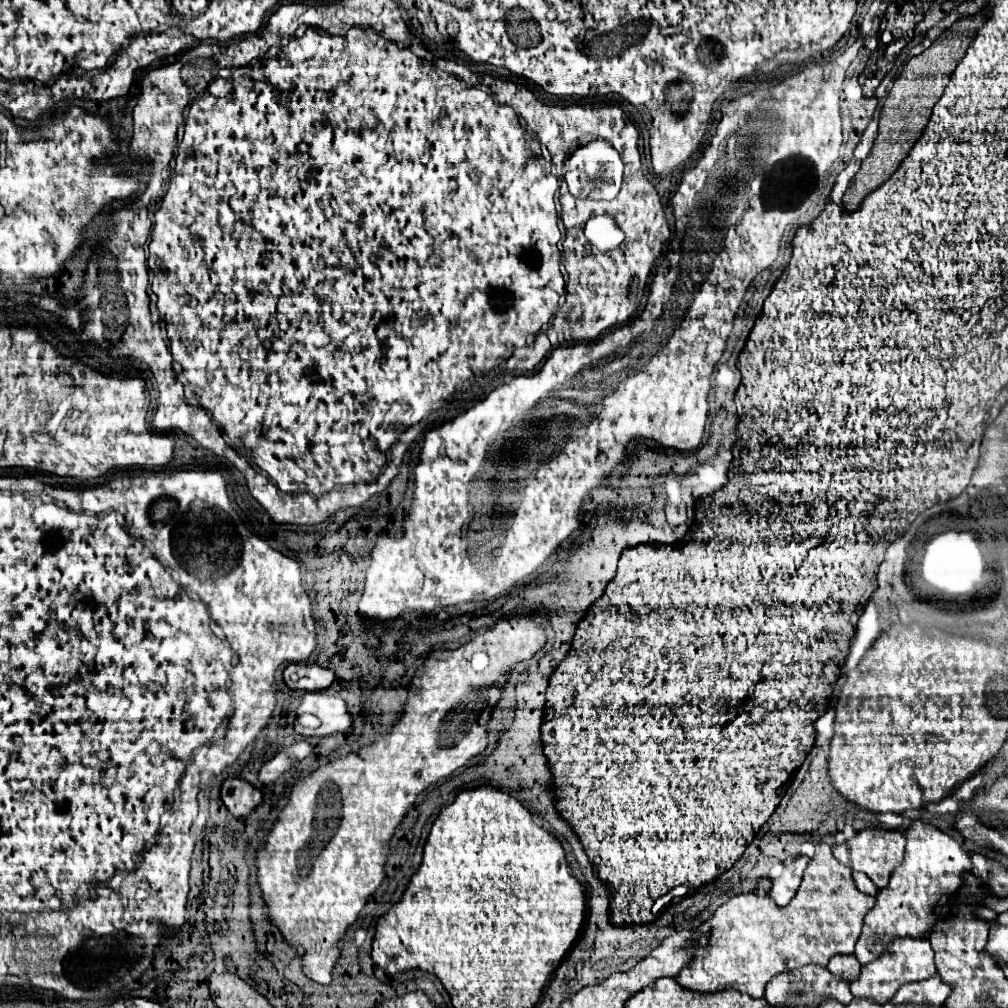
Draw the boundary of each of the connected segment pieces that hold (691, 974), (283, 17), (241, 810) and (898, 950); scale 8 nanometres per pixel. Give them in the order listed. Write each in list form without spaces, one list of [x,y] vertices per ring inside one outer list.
[[[823,847],[815,853],[815,857],[809,861],[807,869],[805,869],[805,875],[803,875],[803,881],[799,885],[799,891],[797,895],[791,899],[791,903],[787,907],[777,907],[775,901],[771,897],[757,897],[753,893],[743,893],[743,895],[737,895],[733,899],[729,899],[727,903],[723,903],[705,923],[701,923],[697,929],[695,929],[695,943],[699,941],[701,935],[707,935],[707,947],[697,947],[695,949],[695,955],[691,959],[691,963],[687,967],[683,967],[683,971],[679,971],[679,975],[675,977],[675,981],[681,985],[681,987],[687,987],[689,991],[697,991],[697,993],[715,993],[715,991],[725,991],[727,987],[729,989],[737,989],[739,993],[747,993],[749,997],[753,999],[759,999],[763,997],[763,991],[765,991],[765,985],[779,973],[787,971],[787,969],[799,969],[803,965],[809,965],[809,963],[817,963],[817,965],[827,965],[827,961],[833,957],[833,955],[851,955],[853,953],[853,947],[859,939],[859,933],[861,933],[861,925],[863,925],[863,917],[867,915],[867,911],[873,907],[875,904],[875,897],[870,895],[865,895],[861,893],[855,883],[853,883],[853,877],[847,875],[847,867],[843,867],[833,855],[831,855],[831,849],[829,847]]]
[[[297,1],[287,3],[272,14],[261,37],[272,45],[283,37],[294,37],[301,25],[321,27],[321,16],[317,13],[316,7]]]
[[[227,779],[221,785],[221,799],[235,817],[245,817],[257,805],[261,805],[263,795],[257,787],[243,779]]]
[[[895,939],[895,943],[891,943],[891,955],[881,955],[879,959],[875,959],[875,963],[867,963],[867,967],[861,967],[859,977],[851,983],[851,993],[855,997],[869,997],[885,1005],[893,999],[901,985],[929,979],[933,975],[935,975],[933,949],[927,939]]]

